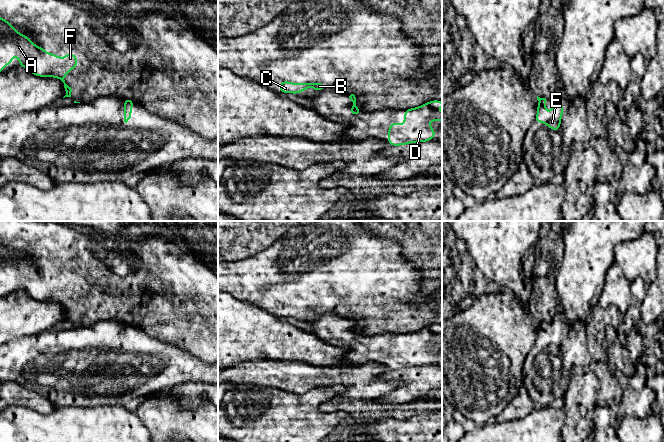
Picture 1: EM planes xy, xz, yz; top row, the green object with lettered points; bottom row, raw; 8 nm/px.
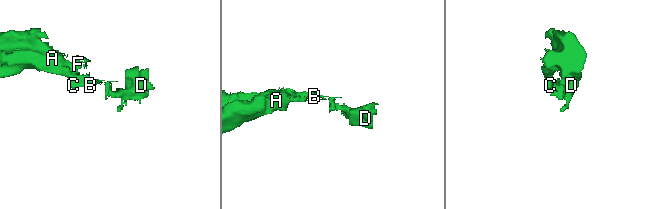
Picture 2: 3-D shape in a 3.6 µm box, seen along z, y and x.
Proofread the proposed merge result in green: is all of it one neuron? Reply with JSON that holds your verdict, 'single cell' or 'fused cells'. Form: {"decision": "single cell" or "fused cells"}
{"decision": "fused cells"}

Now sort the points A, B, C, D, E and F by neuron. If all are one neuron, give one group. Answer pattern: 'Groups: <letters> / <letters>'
Groups: A B C F / D E

